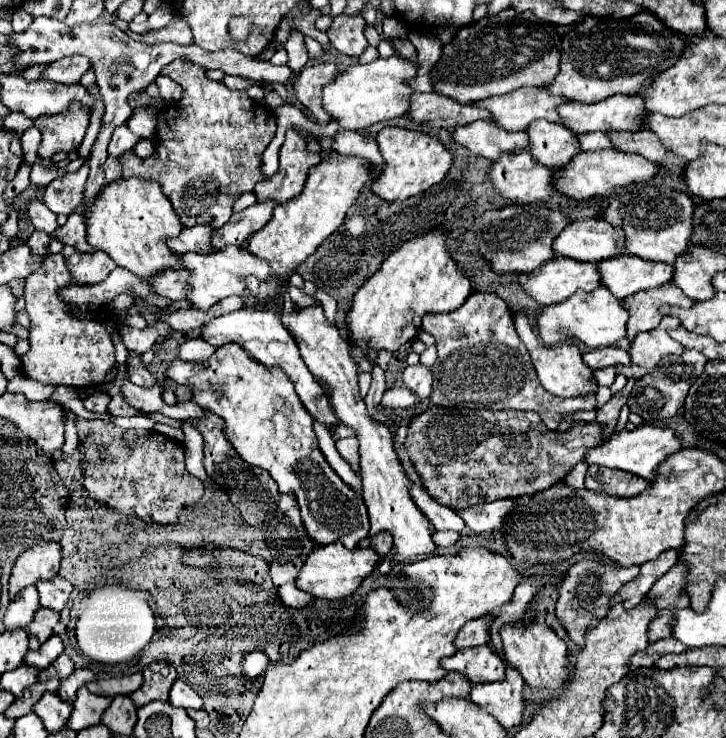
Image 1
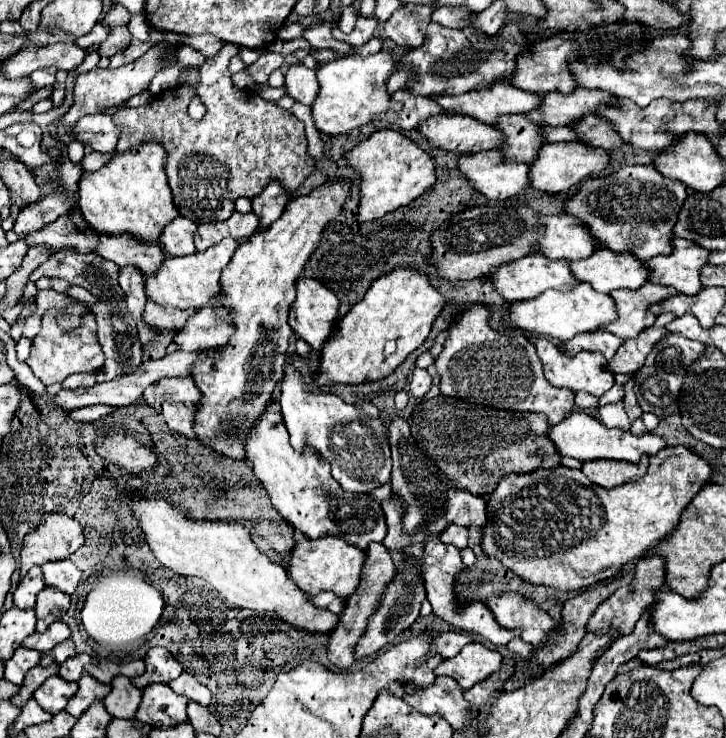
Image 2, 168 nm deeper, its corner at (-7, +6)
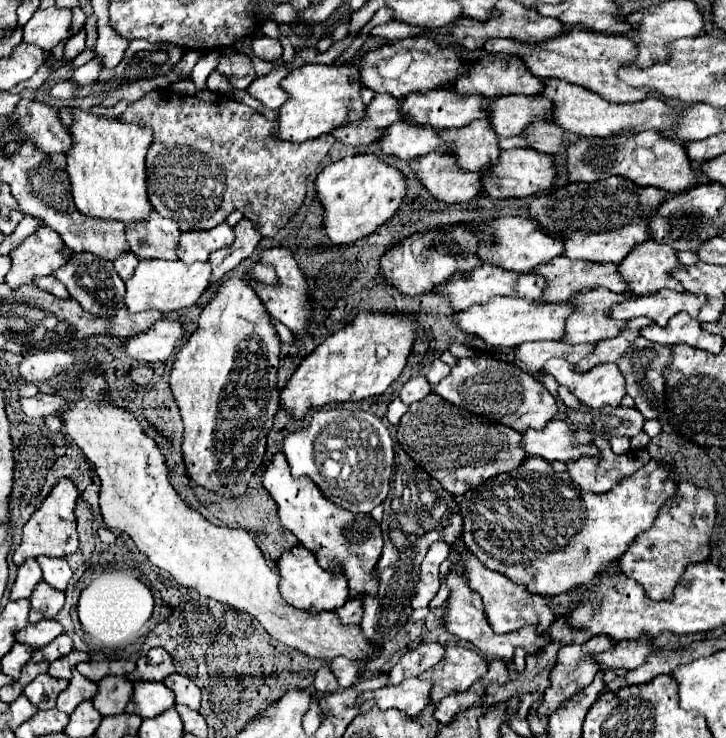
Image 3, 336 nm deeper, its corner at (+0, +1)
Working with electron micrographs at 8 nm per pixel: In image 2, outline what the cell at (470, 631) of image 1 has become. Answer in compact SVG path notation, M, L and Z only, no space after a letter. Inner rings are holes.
M447 631L447 633L439 633L435 637L435 651L439 651L439 655L443 655L445 659L449 659L455 653L459 653L461 647L465 647L471 641L475 641L475 635L473 633L467 633L467 631Z

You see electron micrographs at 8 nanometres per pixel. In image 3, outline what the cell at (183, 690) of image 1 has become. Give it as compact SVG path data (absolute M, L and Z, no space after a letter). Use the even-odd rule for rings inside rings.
M170 674L164 684L174 690L176 694L176 704L184 704L192 710L200 710L200 688L186 676L182 674Z

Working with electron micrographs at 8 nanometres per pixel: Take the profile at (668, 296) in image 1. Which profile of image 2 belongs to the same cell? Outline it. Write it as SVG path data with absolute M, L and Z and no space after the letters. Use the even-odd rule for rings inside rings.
M645 283L637 291L627 289L613 291L611 297L615 299L618 318L601 328L623 340L637 337L643 329L655 323L657 315L651 313L651 307L673 295L679 295L679 291L669 285L655 285L655 283Z

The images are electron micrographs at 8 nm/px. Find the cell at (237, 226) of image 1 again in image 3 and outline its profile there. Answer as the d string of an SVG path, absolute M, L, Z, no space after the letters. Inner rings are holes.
M218 224L208 232L184 232L178 240L176 254L182 262L204 262L212 250L230 246L234 240L234 230L228 224Z

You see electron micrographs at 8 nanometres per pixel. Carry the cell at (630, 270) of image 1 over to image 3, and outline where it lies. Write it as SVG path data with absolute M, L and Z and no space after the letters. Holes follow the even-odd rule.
M556 256L548 264L540 264L532 268L532 272L542 274L546 280L544 294L538 298L538 304L560 304L562 300L568 300L572 294L580 292L582 288L596 288L596 286L604 286L618 294L626 292L626 284L622 282L622 276L616 272L616 264L590 264L590 262L580 262L580 260L572 262L566 256Z

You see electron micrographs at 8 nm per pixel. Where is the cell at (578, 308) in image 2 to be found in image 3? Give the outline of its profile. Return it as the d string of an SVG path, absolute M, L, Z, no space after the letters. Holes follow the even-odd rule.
M494 296L486 304L472 304L464 312L454 314L456 326L470 336L484 340L492 348L516 346L528 340L560 340L564 334L564 322L572 314L570 304L536 304L524 298Z

